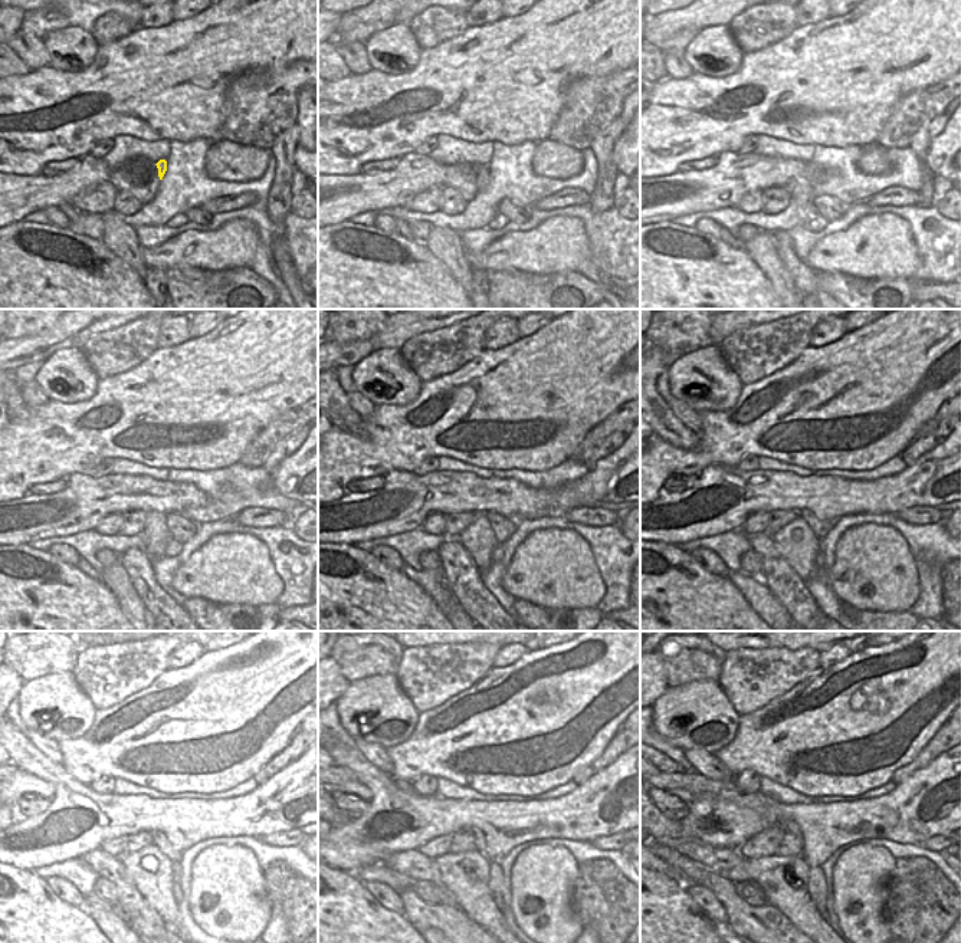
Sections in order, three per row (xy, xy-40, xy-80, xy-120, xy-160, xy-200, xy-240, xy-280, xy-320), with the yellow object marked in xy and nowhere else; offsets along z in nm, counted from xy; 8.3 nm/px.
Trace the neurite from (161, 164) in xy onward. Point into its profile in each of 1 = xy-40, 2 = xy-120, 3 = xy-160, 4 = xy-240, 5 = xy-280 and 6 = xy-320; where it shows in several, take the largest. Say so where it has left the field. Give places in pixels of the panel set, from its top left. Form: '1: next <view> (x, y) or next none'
1: next xy-40 (482, 170)
2: next xy-120 (156, 535)
3: next xy-160 (478, 539)
4: next xy-240 (150, 870)
5: next xy-280 (466, 876)
6: next xy-320 (784, 880)

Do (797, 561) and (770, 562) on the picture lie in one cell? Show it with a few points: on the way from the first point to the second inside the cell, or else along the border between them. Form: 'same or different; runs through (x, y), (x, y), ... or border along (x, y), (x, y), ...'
different; border along (770, 536), (780, 555), (804, 582)

